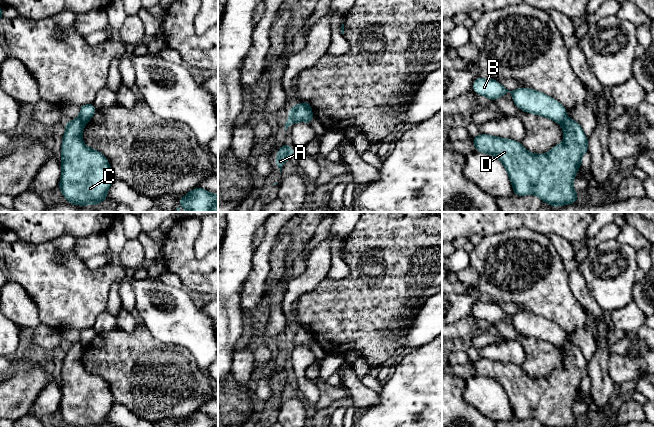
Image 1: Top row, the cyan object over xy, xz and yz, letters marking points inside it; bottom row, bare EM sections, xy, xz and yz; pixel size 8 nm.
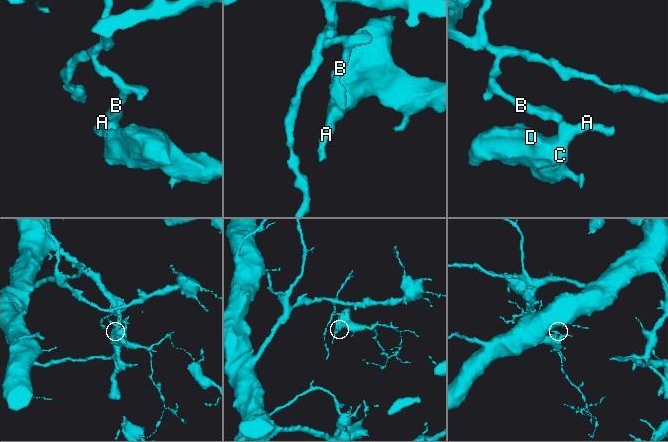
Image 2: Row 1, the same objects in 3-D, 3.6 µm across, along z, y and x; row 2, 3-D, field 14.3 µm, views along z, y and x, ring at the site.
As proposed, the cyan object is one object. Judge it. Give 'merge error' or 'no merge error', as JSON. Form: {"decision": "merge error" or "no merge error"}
{"decision": "merge error"}

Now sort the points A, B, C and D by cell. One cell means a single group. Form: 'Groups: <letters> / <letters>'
Groups: A C D / B

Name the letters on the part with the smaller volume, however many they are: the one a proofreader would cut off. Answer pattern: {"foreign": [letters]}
{"foreign": ["A", "C", "D"]}

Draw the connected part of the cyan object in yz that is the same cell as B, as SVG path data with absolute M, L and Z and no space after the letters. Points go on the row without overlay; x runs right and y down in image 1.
M479 301L473 306L473 315L476 318L486 320L491 325L510 316L515 329L527 337L550 342L559 348L562 348L567 342L567 333L561 327L533 313L518 312L514 315L509 315L497 304Z

